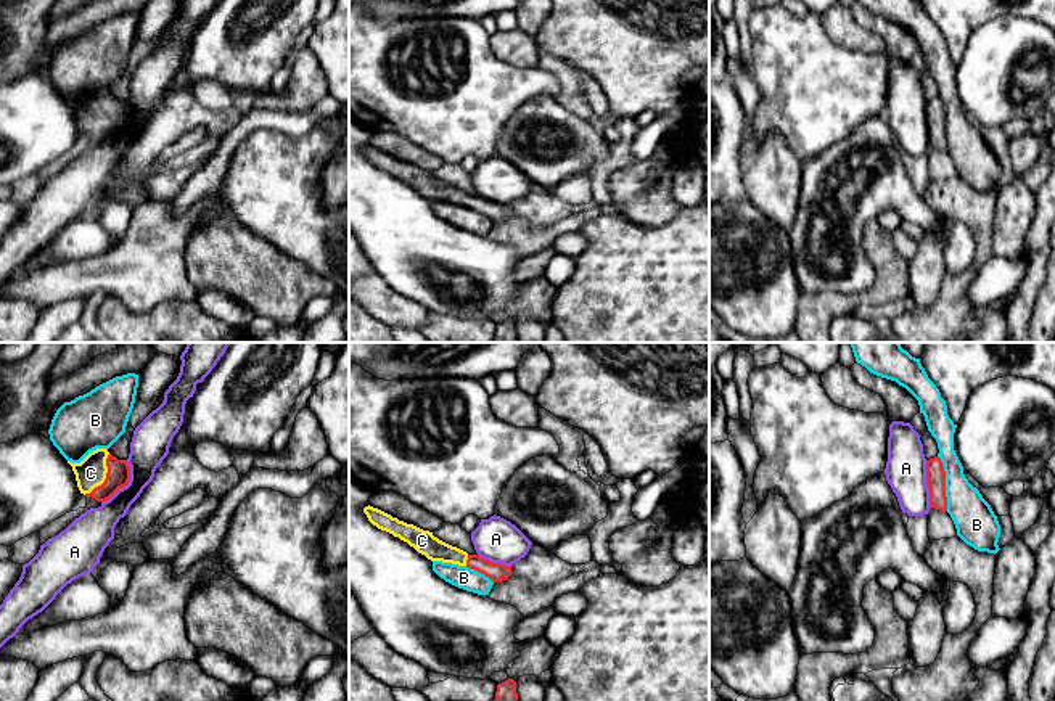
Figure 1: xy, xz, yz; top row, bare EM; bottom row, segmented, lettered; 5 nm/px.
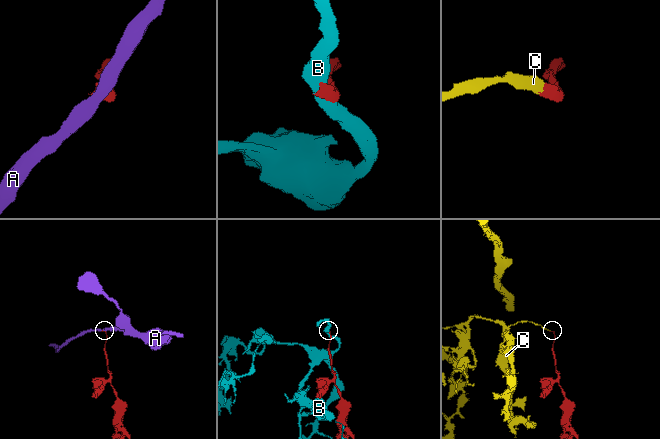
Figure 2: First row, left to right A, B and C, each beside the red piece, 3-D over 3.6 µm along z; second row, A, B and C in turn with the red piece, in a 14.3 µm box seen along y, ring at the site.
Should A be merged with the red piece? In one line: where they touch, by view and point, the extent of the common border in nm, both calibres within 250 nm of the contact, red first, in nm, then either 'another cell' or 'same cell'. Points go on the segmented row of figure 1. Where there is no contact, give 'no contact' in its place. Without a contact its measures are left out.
contact xy (126, 484); length 260 nm; calibres 120 and 190 nm; another cell

